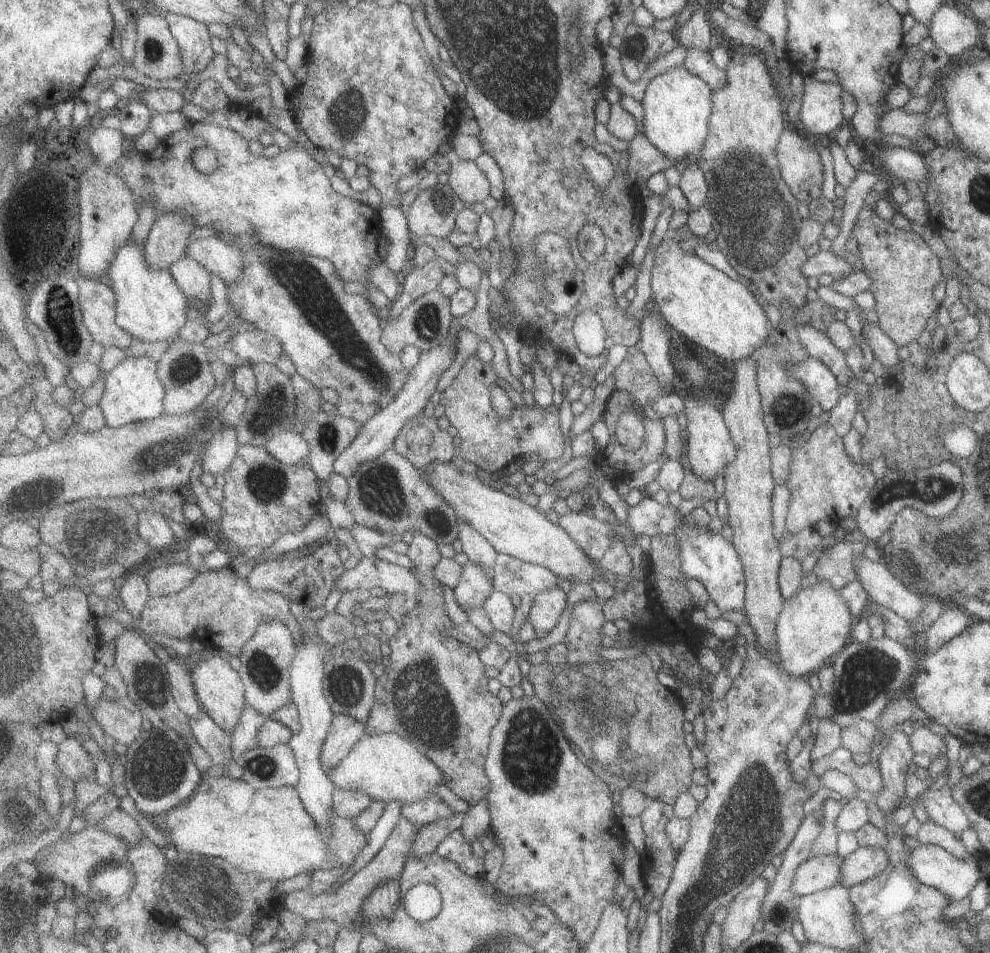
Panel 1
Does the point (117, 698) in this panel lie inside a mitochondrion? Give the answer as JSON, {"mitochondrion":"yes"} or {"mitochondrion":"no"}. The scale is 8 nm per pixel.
{"mitochondrion":"no"}

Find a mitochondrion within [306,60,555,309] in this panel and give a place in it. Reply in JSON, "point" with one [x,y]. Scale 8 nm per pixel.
{"point":[345,113]}

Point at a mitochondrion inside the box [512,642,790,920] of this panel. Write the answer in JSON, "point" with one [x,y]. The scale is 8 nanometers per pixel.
{"point":[747,826]}

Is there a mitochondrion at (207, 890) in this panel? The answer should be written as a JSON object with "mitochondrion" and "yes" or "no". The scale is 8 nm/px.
{"mitochondrion":"yes"}

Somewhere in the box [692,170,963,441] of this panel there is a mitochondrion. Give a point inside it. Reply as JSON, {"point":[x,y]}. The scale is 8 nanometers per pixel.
{"point":[787,408]}

